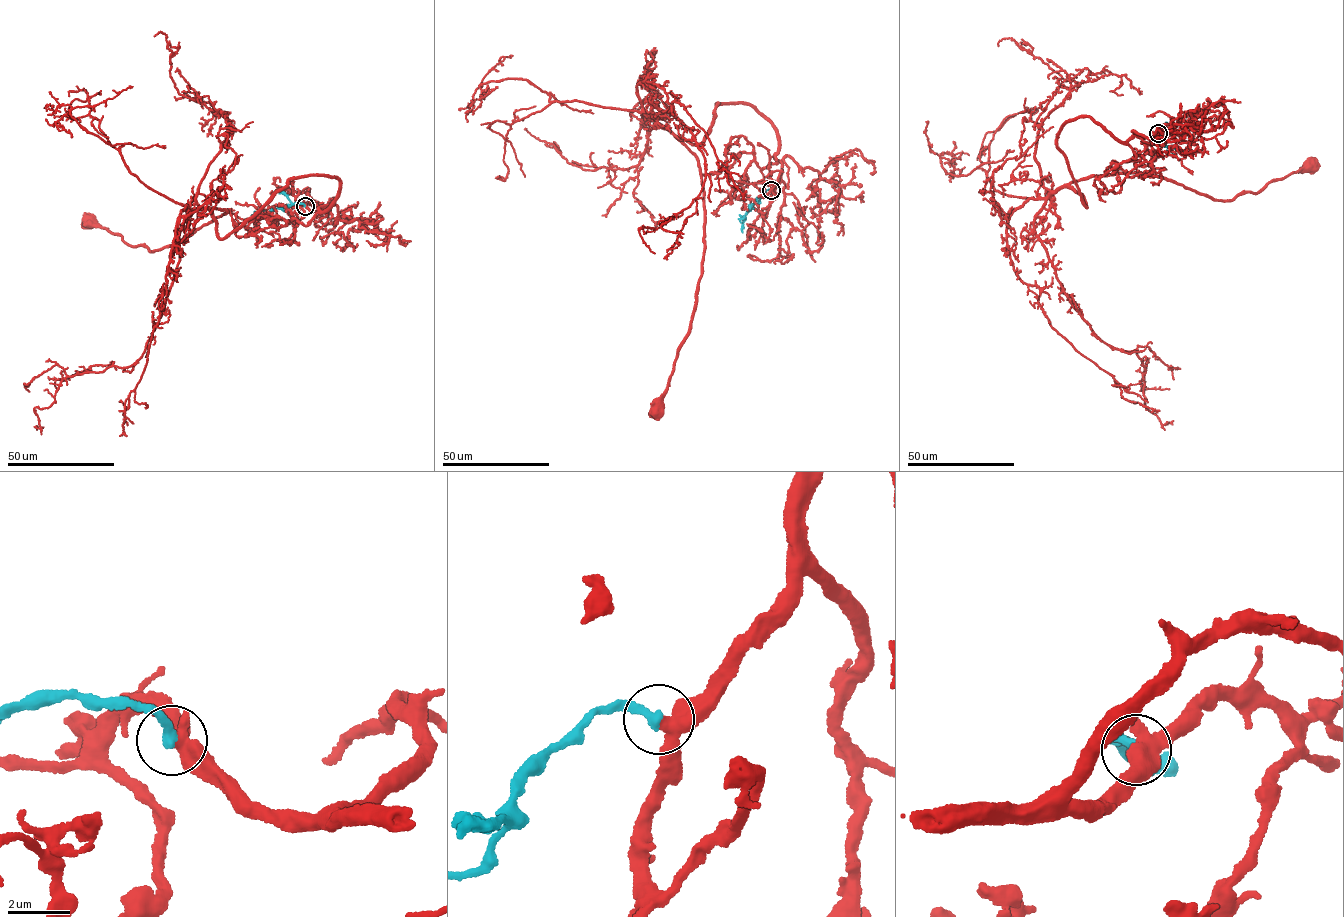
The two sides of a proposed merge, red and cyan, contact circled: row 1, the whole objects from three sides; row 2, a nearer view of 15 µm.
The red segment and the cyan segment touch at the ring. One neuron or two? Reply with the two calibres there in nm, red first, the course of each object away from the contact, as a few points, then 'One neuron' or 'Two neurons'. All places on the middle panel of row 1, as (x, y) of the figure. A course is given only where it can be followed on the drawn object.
Thickness 440 nm (red) against 360 nm. Course of red: (771, 190), (779, 138), (749, 105), (717, 103), (699, 144), (676, 136), (699, 168), (704, 256), (657, 408). Course of cyan: (771, 190), (767, 190), (750, 206), (742, 232). One neuron

